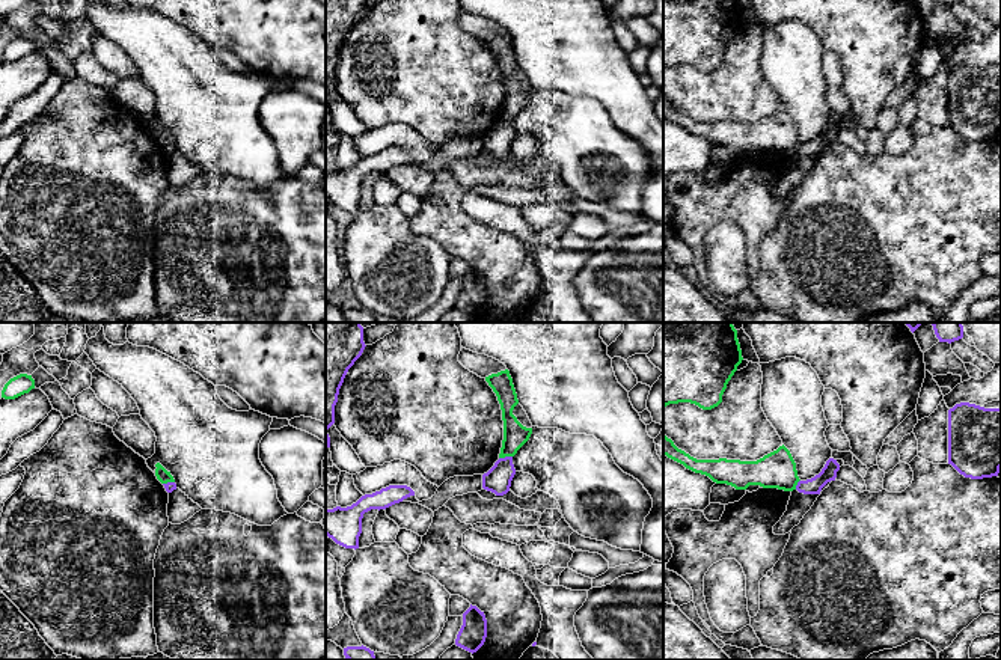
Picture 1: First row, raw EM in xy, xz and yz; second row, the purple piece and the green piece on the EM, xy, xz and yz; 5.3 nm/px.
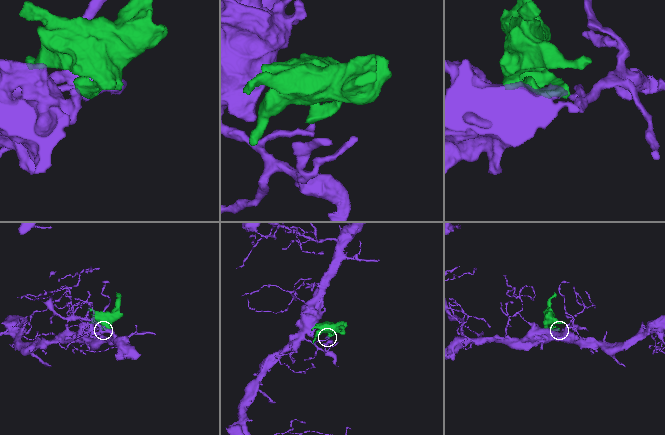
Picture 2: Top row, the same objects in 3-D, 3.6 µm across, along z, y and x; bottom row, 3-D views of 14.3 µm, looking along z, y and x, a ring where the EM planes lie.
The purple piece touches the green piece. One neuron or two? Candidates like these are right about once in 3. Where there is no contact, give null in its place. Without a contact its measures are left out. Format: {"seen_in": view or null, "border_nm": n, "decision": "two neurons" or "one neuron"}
{"seen_in": "xz", "border_nm": 70, "decision": "two neurons"}

